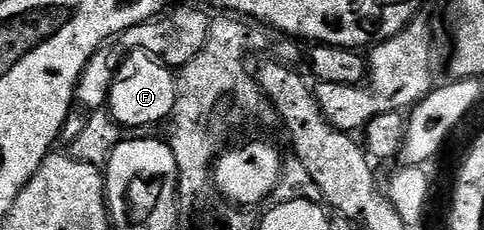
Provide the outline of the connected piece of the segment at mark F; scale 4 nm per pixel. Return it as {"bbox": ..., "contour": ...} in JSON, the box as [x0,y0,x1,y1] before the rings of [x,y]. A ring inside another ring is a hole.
{"bbox":[108,50,178,128],"contour":[[[131,50],[121,67],[115,72],[115,81],[110,86],[108,110],[113,119],[123,128],[146,127],[167,120],[178,101],[177,76],[173,70],[151,57],[145,50]]]}

